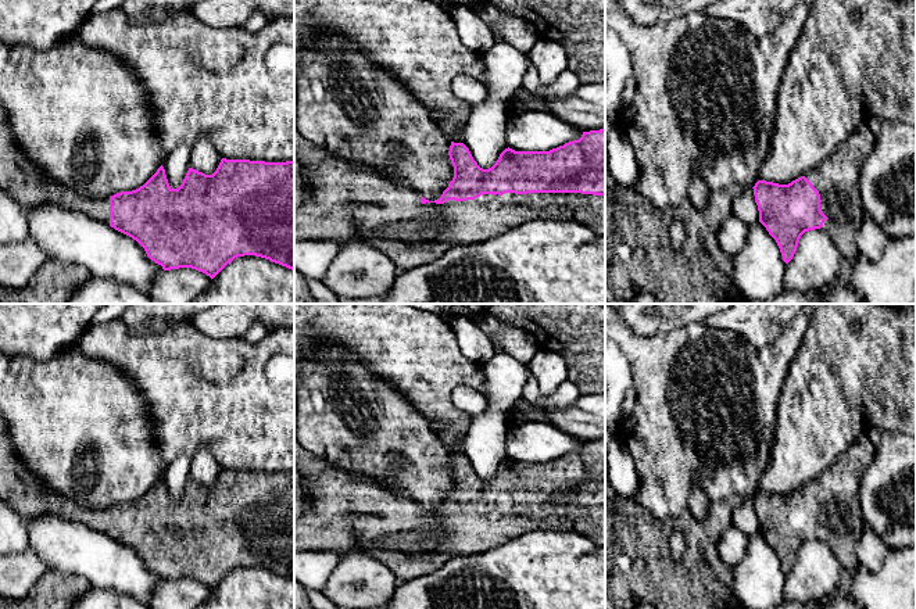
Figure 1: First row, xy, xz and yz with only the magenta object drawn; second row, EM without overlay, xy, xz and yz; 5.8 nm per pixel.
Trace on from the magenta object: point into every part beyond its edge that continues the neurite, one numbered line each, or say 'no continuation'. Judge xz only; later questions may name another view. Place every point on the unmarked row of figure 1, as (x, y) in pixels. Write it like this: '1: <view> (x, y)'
1: xz (349, 511)

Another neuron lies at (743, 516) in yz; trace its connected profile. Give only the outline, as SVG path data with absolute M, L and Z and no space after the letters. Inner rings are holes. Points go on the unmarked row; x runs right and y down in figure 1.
M747 498L743 504L733 509L731 524L748 537L759 531L759 522L752 498Z

